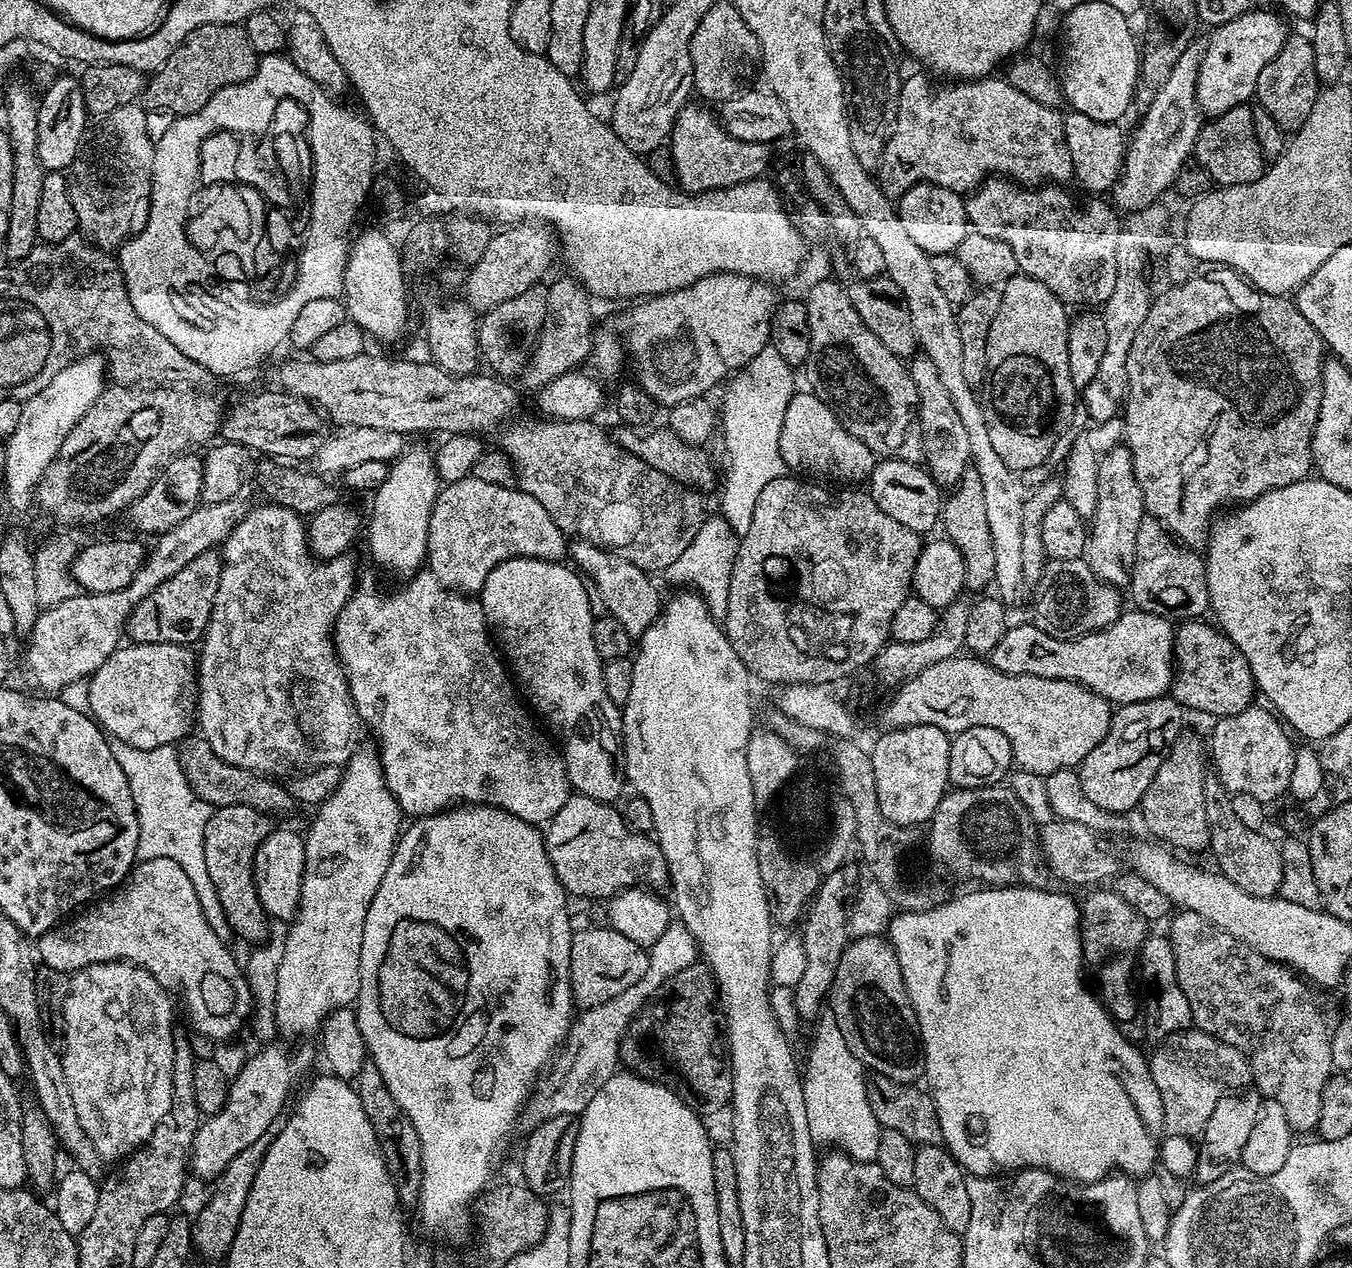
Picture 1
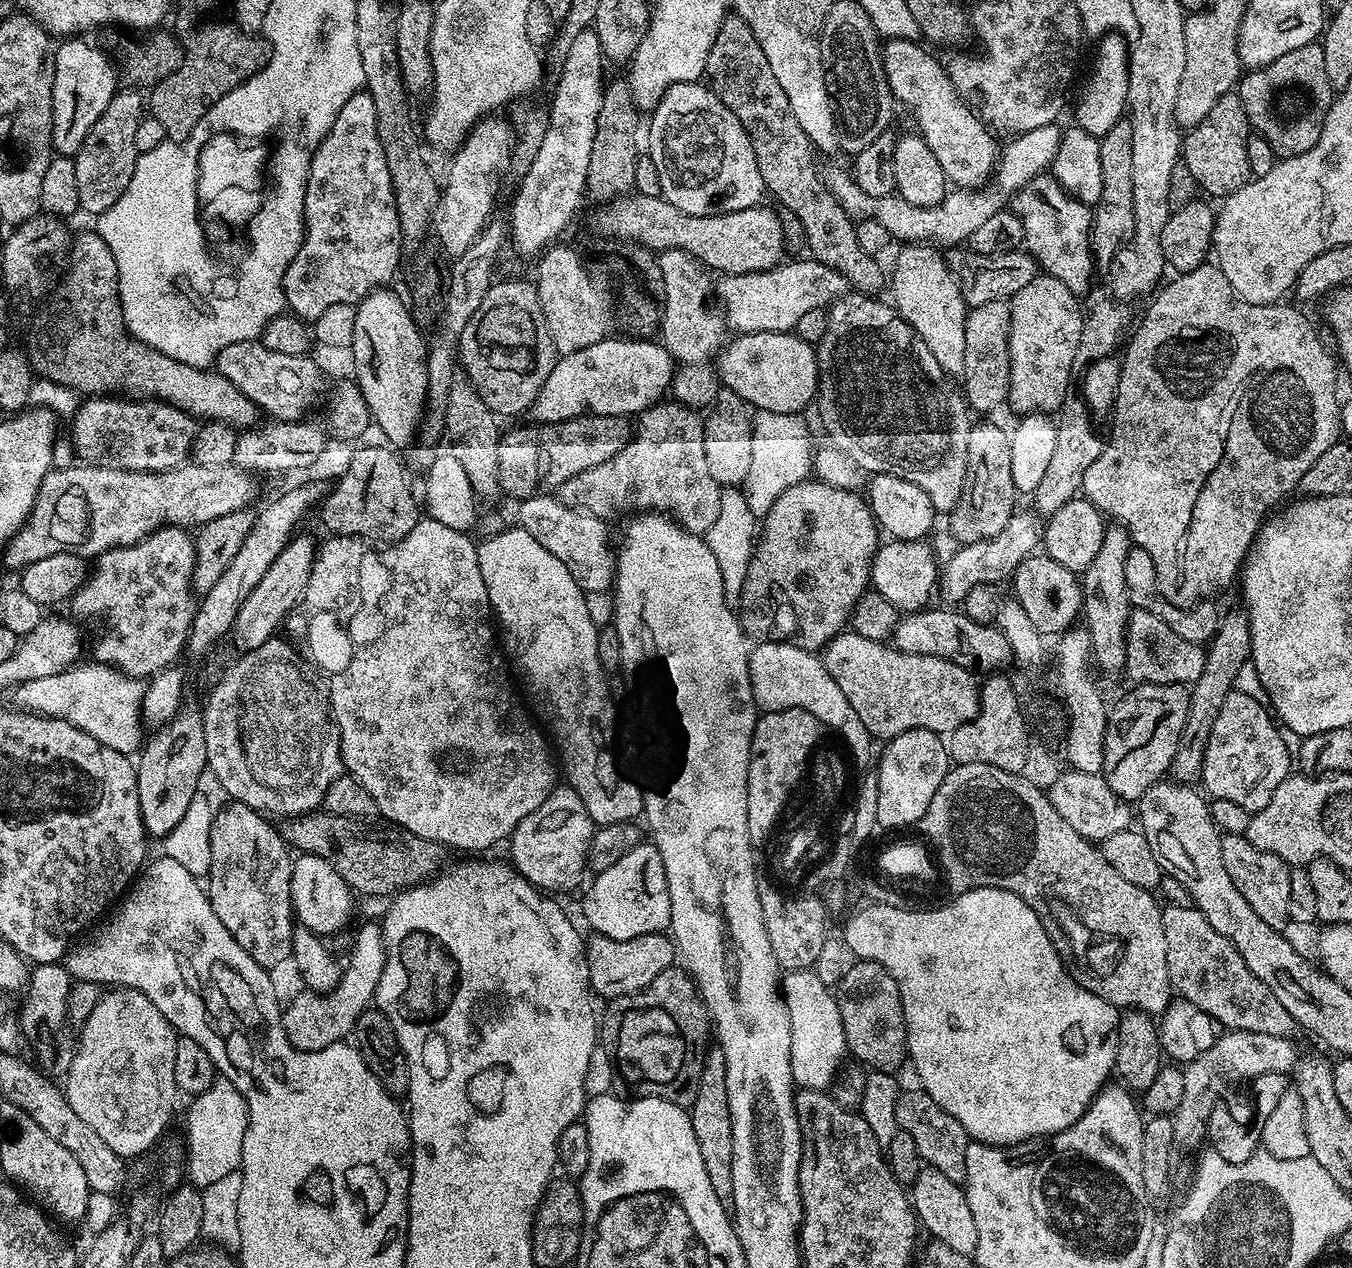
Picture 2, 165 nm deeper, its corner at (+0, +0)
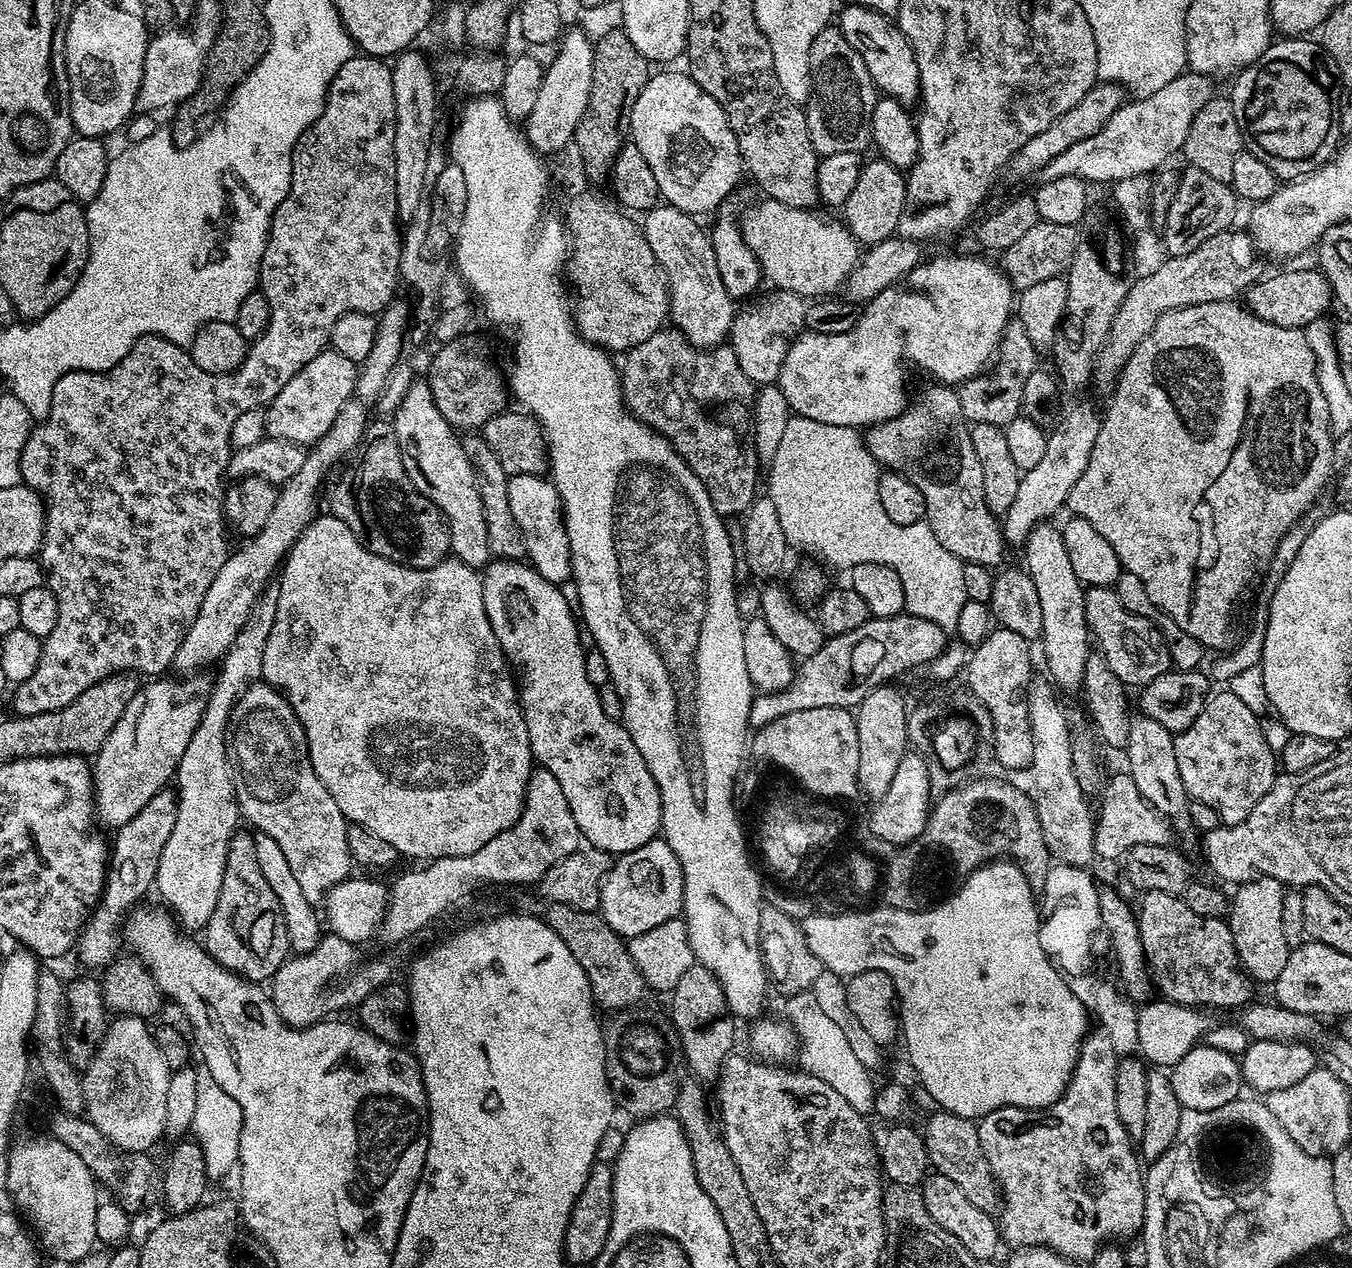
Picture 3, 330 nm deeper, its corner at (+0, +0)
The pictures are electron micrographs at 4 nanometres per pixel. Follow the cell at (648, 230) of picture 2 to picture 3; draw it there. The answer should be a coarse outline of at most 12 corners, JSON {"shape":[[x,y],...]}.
{"shape":[[761,199],[739,221],[773,289],[828,298],[862,255],[847,224]]}

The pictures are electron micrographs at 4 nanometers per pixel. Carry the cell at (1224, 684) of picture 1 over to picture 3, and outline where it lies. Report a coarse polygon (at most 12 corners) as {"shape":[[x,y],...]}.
{"shape":[[1115,587],[1085,591],[1088,631],[1125,686],[1173,667],[1164,635]]}

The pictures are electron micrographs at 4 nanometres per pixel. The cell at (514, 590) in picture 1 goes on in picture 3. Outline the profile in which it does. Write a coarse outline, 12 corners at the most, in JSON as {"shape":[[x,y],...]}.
{"shape":[[483,569],[532,759],[581,837],[657,839],[660,788],[586,678],[565,589]]}

